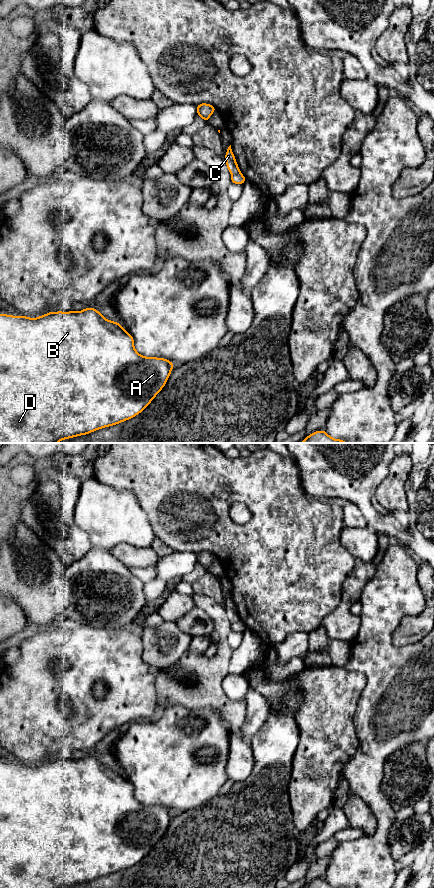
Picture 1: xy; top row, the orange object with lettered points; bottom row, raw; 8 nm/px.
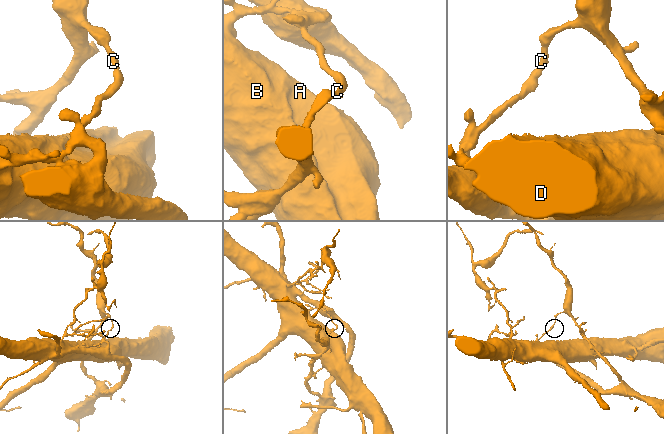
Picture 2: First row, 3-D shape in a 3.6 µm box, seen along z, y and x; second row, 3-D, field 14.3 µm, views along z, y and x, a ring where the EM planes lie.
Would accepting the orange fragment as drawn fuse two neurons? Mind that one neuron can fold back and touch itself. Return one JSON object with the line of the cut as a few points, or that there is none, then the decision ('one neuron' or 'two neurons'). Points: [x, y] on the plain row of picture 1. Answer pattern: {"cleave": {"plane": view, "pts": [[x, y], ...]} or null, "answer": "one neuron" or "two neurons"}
{"cleave": {"plane": "xy", "pts": [[239, 620], [232, 623]]}, "answer": "two neurons"}

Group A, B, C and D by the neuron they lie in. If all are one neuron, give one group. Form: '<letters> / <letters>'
A B D / C

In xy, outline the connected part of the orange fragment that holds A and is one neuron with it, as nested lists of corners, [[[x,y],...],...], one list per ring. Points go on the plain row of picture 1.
[[[88,755],[79,760],[69,759],[69,760],[48,760],[45,763],[41,763],[38,766],[29,766],[26,764],[12,764],[7,762],[0,762],[0,888],[65,888],[73,886],[76,884],[86,883],[94,880],[98,877],[116,873],[118,871],[129,868],[139,861],[141,861],[155,846],[155,844],[162,838],[165,834],[170,821],[175,812],[165,806],[156,805],[144,805],[140,803],[134,795],[134,787],[131,782],[129,782],[118,770],[110,769],[104,766],[101,761],[92,756]]]

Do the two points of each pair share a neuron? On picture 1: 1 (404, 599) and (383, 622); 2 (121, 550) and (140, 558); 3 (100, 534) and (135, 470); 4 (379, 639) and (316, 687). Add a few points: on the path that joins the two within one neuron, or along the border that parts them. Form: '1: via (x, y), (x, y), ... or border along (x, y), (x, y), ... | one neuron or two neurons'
1: via (398, 604), (386, 616) | one neuron
2: via (126, 554), (135, 557) | one neuron
3: border along (102, 483), (117, 489), (129, 489), (141, 506) | two neurons
4: border along (343, 668), (358, 670), (366, 679) | two neurons

